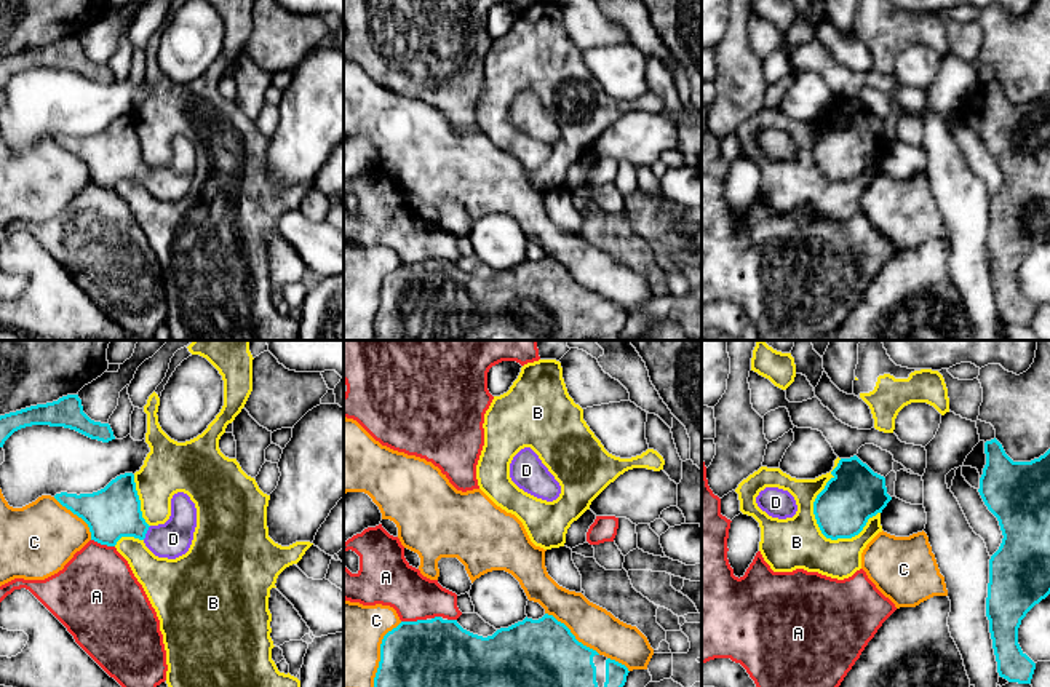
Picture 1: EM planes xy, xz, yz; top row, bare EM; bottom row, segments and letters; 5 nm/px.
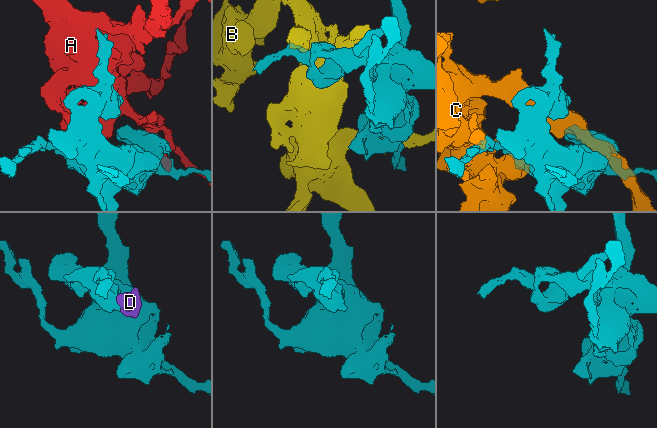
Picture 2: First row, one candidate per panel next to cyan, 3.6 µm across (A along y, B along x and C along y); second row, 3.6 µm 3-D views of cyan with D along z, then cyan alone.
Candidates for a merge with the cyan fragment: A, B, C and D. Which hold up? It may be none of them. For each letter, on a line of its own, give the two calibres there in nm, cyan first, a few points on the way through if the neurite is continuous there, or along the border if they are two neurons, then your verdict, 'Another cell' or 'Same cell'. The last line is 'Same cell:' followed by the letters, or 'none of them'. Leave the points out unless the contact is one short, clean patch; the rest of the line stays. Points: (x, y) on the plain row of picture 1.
A: Thickness 500 nm (cyan) against 260 nm. Another cell
B: Thickness 280 nm (cyan) against 260 nm. Another cell
C: Thickness 500 nm (cyan) against 380 nm. Another cell
D: Thickness 260 nm (cyan) against 190 nm. Path across: xy (114, 154), (146, 174), (157, 181), (173, 181). Same cell
Same cell: D

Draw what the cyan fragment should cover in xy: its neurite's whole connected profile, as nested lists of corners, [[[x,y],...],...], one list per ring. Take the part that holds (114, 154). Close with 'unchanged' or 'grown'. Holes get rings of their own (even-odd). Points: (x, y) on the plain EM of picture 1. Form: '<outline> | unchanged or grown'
[[[125,115],[93,136],[56,136],[54,141],[82,160],[91,182],[115,189],[121,179],[134,179],[158,200],[176,201],[192,187],[197,150],[190,139],[177,134],[171,141],[171,158],[165,166],[149,168],[142,160],[134,117]]] | grown

